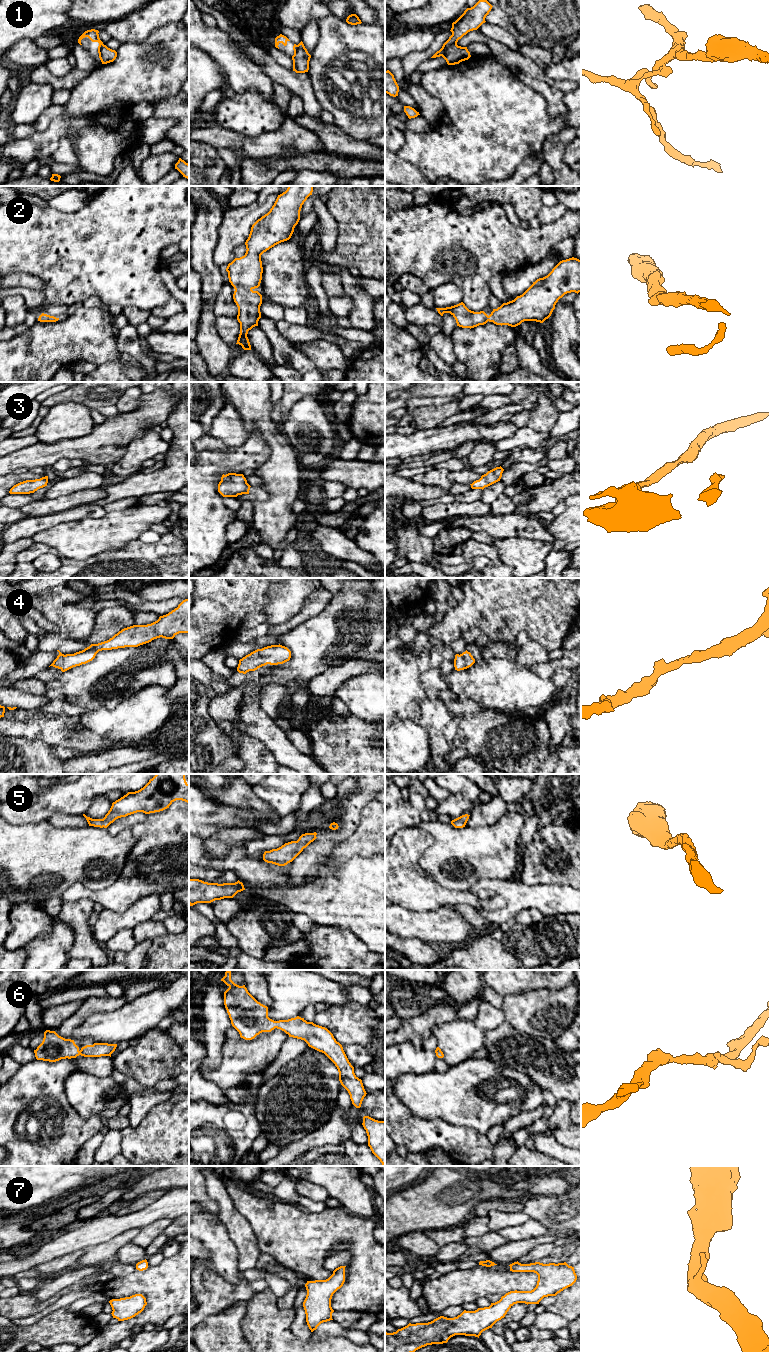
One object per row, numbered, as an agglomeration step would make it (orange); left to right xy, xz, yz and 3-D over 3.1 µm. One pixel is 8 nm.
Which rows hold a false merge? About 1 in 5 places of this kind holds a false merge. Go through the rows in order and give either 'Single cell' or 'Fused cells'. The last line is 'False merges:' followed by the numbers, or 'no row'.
1: Fused cells
2: Single cell
3: Single cell
4: Single cell
5: Single cell
6: Single cell
7: Single cell
False merges: 1

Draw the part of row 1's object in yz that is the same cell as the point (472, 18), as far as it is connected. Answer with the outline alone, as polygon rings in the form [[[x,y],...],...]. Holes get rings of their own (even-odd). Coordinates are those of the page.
[[[479,0],[473,7],[467,8],[464,13],[452,23],[452,35],[443,44],[441,49],[445,49],[453,44],[457,44],[468,32],[477,30],[492,9],[492,5],[487,0]]]

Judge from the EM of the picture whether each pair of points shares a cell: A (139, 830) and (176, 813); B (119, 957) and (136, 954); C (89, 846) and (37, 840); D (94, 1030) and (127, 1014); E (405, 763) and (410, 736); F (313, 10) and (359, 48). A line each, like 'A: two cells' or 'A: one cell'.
A: one cell
B: one cell
C: one cell
D: one cell
E: one cell
F: two cells

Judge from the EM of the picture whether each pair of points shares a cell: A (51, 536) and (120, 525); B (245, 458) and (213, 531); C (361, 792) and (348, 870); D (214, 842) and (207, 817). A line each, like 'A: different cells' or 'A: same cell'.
A: same cell
B: same cell
C: different cells
D: different cells

